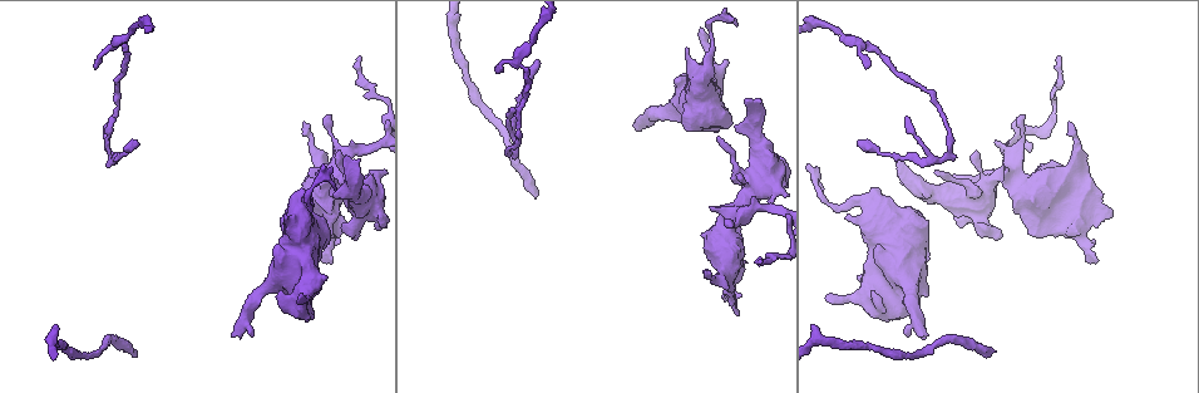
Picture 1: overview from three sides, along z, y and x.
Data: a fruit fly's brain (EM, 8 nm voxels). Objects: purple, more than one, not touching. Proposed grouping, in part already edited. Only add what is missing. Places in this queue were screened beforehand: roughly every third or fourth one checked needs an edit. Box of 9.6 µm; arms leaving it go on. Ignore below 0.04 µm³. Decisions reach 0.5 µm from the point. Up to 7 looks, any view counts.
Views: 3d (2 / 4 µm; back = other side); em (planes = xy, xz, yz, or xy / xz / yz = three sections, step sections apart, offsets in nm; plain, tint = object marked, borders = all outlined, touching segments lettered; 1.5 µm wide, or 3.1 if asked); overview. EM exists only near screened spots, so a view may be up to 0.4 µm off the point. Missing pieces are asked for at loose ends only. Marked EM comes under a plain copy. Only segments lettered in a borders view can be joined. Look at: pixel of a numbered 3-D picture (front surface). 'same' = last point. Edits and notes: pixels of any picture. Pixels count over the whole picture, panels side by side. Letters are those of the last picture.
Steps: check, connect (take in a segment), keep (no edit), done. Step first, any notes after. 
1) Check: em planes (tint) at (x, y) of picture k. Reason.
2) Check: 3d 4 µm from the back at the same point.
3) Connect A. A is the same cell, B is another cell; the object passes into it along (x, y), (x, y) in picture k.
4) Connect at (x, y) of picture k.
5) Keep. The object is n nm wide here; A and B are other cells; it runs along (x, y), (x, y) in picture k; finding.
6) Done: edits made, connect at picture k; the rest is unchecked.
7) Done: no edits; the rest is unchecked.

Check: 3d 4 µm at (922, 337) of picture 1. An open end.

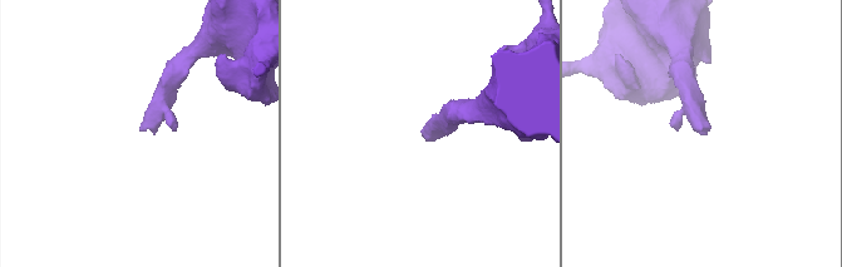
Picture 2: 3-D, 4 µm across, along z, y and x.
Check: em xz step 4 (tint) at (701, 128) of picture 2. Now the EM.

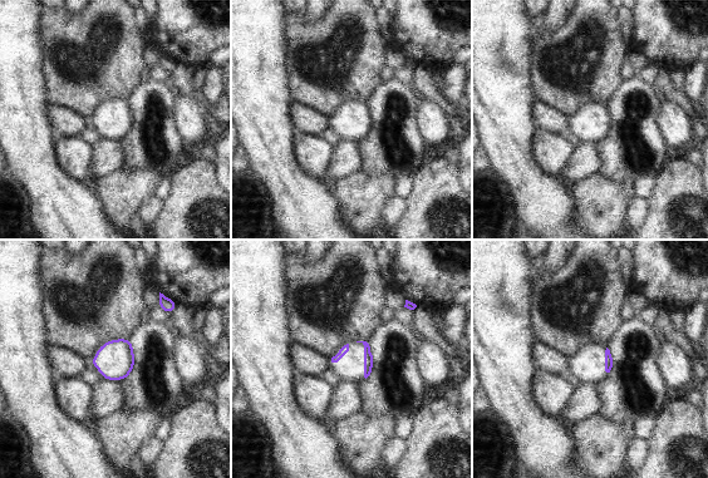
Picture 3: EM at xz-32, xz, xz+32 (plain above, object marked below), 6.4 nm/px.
Check: em planes (borders) at the same point. Cut it another way.

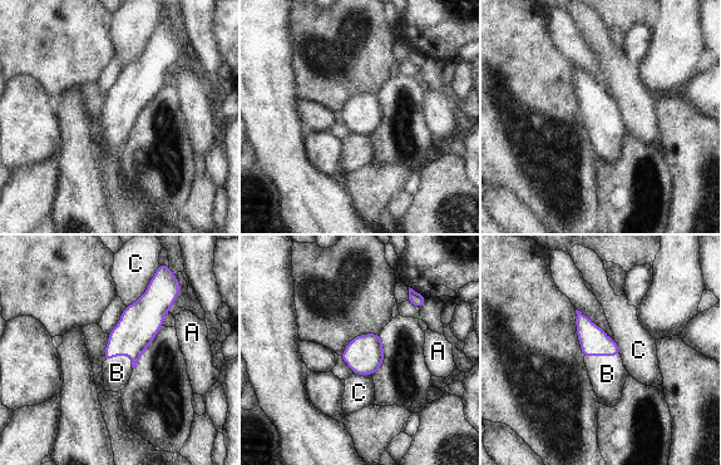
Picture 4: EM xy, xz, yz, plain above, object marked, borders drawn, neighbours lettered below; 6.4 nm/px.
Connect at (117, 372) of picture 4. The object is 180 nm wide here; B is the same cell, A and C are other cells; the object passes into it along (139, 322), (123, 355), (117, 372) in picture 4; it goes on there.

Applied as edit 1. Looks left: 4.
Check: em planes (borders) at (324, 260) of picture 1. Free end.

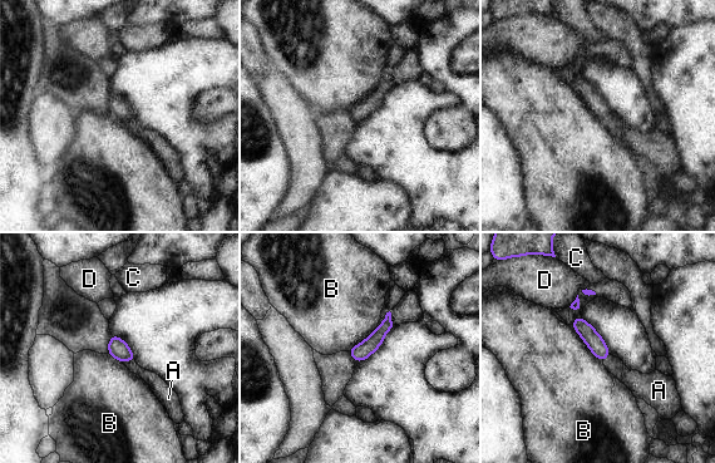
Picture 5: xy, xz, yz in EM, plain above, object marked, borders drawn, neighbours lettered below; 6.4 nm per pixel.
Keep. A, B, C and D are other cells; a border runs along (571, 325), (586, 346), (602, 363) in picture 5; none of them fits.

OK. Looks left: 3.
Check: em xz step 8 (borders) at (307, 123) of picture 1. Branch stops here.

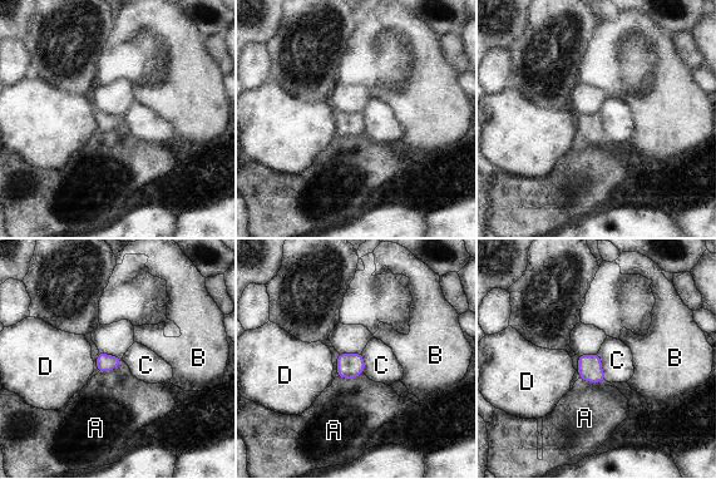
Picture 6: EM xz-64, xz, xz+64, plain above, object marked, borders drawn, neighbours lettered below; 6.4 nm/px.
Check: em planes (borders) at the same point.

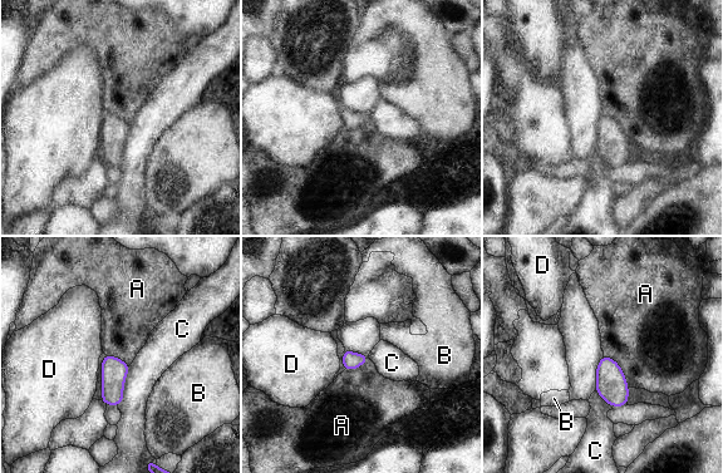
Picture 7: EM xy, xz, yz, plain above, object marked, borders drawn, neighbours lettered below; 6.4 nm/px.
Keep. The longest contact is with C, 280 nm; A, B, C and D are other cells; a border runs along (604, 355), (619, 365), (629, 387) in picture 7; no lettered segment goes on from it.

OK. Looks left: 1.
Done: edits made, connect at picture 4; the rest is unchecked.

